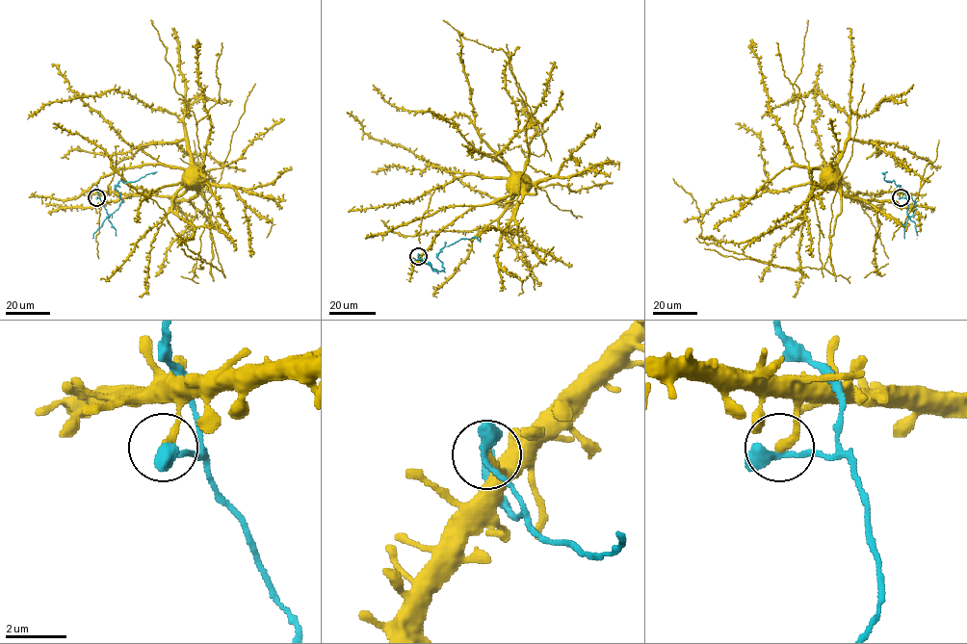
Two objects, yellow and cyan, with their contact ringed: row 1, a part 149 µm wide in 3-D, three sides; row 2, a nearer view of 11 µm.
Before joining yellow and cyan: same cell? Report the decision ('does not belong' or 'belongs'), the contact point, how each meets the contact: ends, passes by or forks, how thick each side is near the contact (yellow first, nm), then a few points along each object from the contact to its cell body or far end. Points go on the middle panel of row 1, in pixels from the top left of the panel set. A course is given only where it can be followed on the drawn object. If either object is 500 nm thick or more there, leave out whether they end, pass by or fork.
does not belong | (418, 256) | yellow ends | cyan ends | 280/480 nm | yellow via (418, 256), (463, 214), (476, 206), (504, 199), (509, 193), (509, 184), (515, 175) | cyan via (418, 256), (441, 270), (437, 255), (444, 246), (475, 237), (480, 242)

